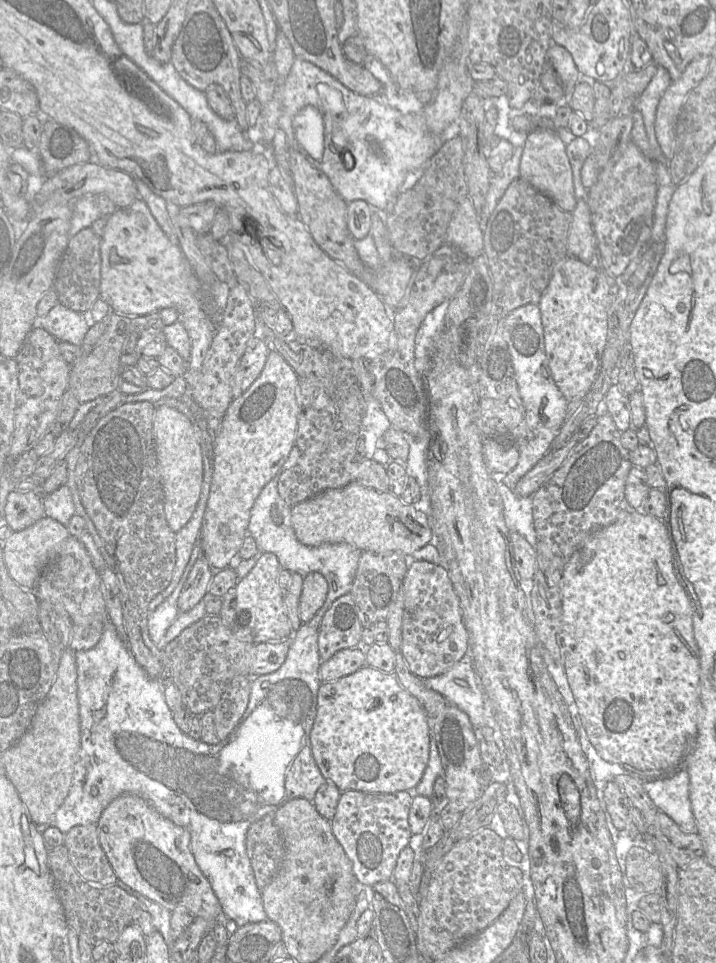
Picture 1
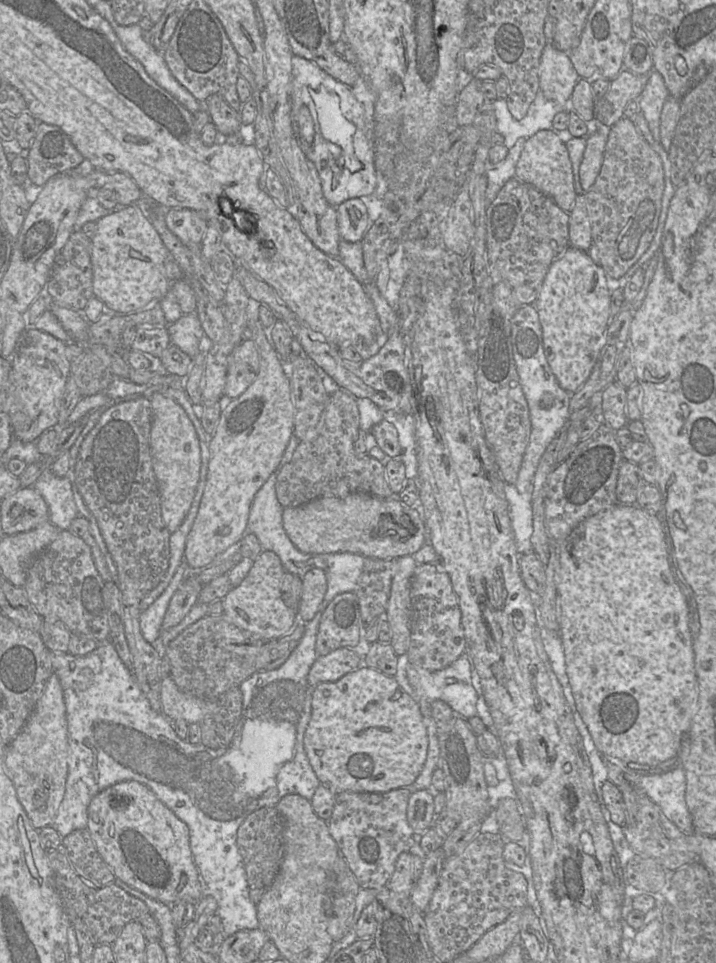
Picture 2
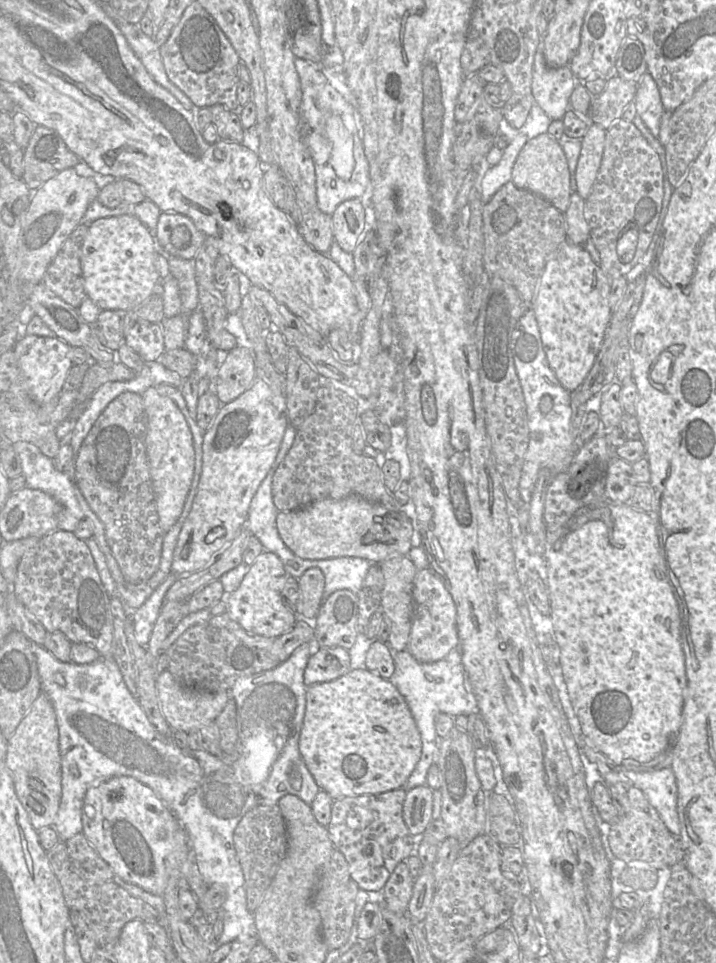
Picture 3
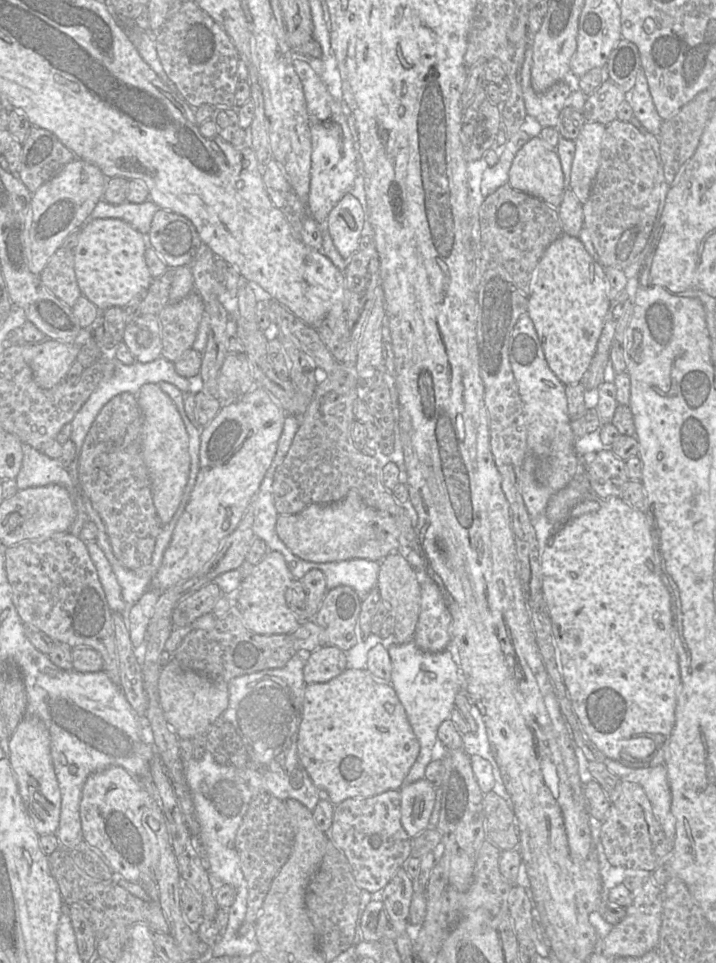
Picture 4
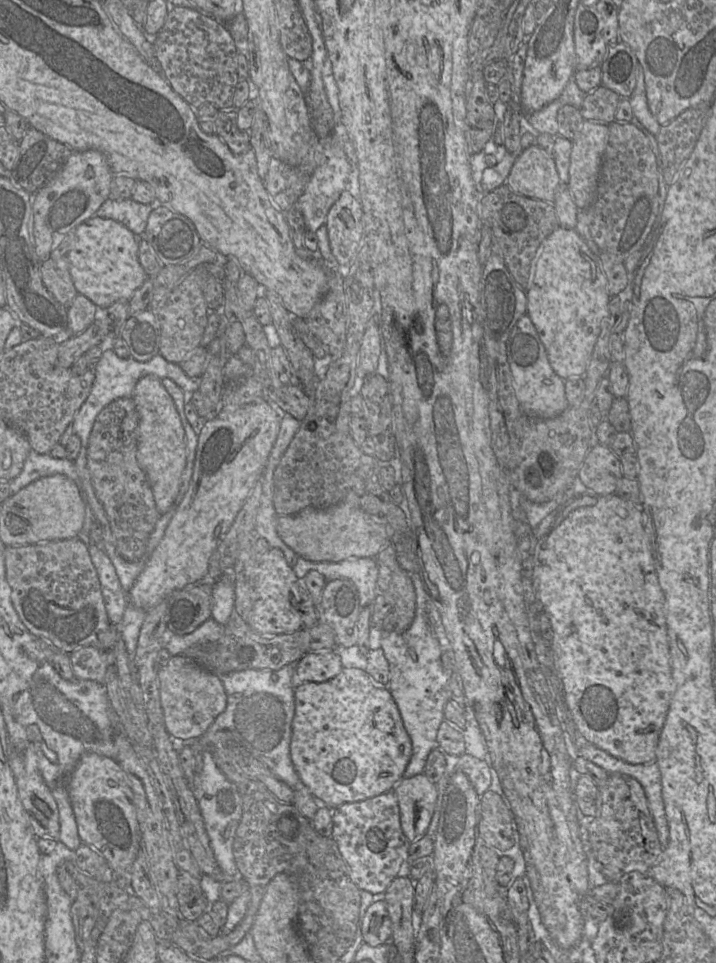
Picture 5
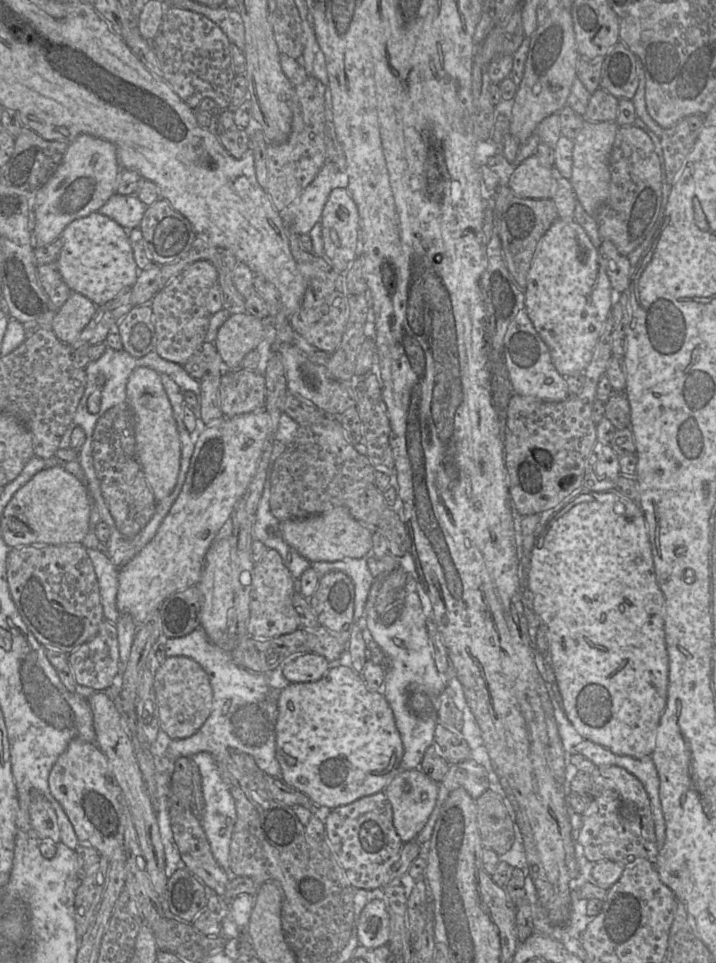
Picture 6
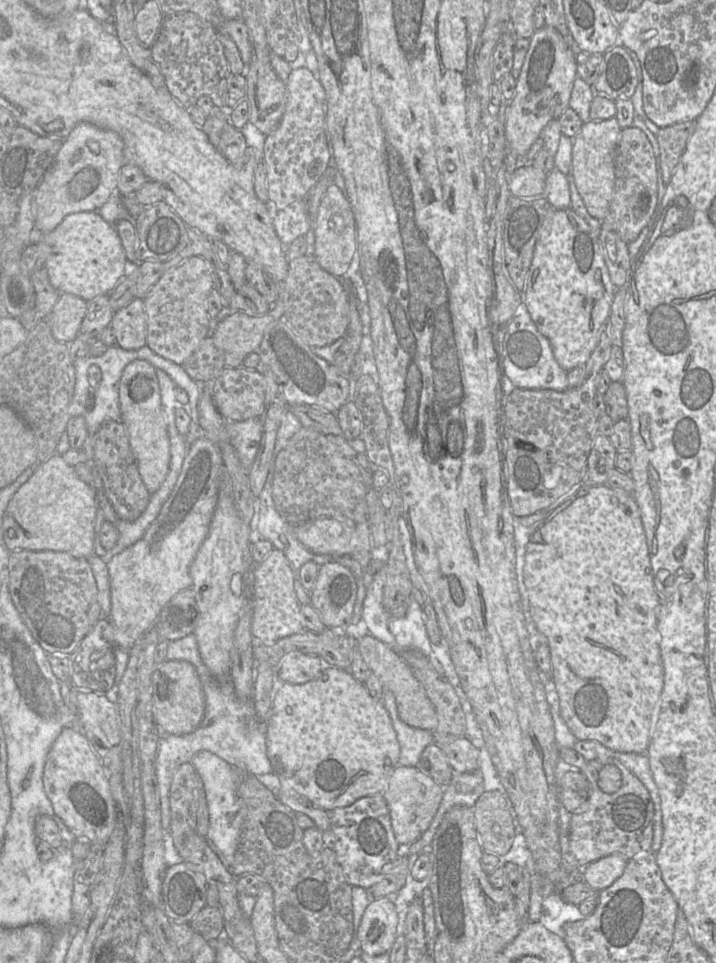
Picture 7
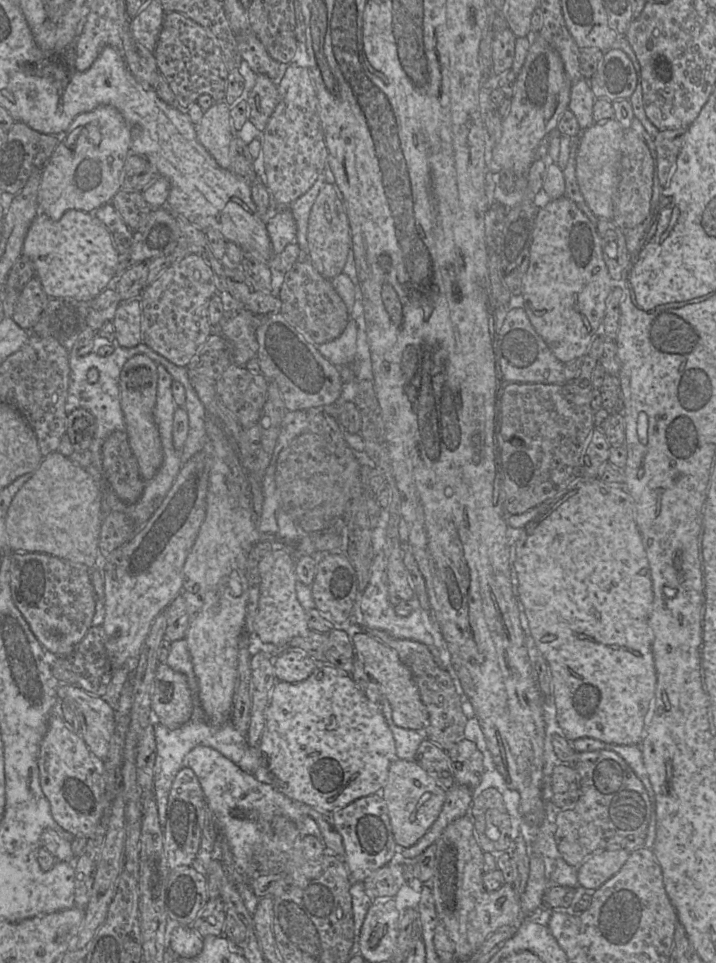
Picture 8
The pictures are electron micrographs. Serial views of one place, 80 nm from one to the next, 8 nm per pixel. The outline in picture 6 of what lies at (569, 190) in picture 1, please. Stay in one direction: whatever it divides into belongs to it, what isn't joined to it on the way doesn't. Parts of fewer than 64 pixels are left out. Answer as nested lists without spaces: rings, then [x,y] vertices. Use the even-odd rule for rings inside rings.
[[[532,155],[515,167],[508,185],[523,198],[552,199],[556,177],[554,167],[543,166],[536,155]]]

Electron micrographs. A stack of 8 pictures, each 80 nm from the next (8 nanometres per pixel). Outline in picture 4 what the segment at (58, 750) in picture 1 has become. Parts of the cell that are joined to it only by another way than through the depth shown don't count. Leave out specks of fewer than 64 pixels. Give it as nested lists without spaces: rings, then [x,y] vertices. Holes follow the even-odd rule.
[[[25,717],[9,737],[10,764],[31,824],[39,836],[56,834],[60,821],[61,793],[51,756],[51,737],[45,723]]]

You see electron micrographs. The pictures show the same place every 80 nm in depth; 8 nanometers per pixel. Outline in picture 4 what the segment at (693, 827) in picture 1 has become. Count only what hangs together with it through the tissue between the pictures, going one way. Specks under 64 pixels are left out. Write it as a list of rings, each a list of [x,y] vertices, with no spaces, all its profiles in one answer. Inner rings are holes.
[[[605,758],[602,764],[621,780],[638,783],[643,788],[664,834],[674,841],[676,819],[672,812],[672,794],[665,765],[631,768],[609,758]]]

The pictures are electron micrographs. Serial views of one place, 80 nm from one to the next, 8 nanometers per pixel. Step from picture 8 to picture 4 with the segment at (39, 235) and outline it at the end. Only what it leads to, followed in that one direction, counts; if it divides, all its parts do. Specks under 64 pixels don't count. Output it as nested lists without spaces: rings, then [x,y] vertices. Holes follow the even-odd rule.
[[[115,218],[88,220],[74,248],[74,270],[83,296],[98,309],[125,308],[139,293],[147,292],[153,277],[145,262],[146,237]]]

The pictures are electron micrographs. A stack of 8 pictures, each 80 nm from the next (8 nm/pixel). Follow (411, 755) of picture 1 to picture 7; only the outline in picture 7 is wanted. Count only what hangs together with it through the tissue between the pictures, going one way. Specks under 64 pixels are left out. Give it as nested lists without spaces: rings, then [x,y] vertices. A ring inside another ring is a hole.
[[[327,665],[313,680],[304,684],[283,683],[275,691],[266,720],[266,748],[281,788],[305,796],[326,811],[344,808],[365,796],[383,794],[400,755],[400,745],[382,701],[372,698],[349,669]]]

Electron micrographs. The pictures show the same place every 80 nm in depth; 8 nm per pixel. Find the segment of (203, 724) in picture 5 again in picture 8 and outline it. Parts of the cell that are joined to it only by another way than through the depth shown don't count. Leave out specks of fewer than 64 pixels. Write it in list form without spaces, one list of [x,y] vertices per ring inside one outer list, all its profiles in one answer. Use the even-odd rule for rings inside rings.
[[[166,663],[157,665],[151,708],[156,722],[169,729],[181,727],[192,716],[193,702],[187,679]]]

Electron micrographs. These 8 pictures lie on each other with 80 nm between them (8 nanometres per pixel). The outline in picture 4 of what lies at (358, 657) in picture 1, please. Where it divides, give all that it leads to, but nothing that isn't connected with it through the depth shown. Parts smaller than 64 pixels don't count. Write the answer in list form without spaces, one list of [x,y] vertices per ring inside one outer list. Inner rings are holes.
[[[323,645],[311,652],[303,669],[306,684],[324,683],[347,669],[345,652],[336,646]]]

